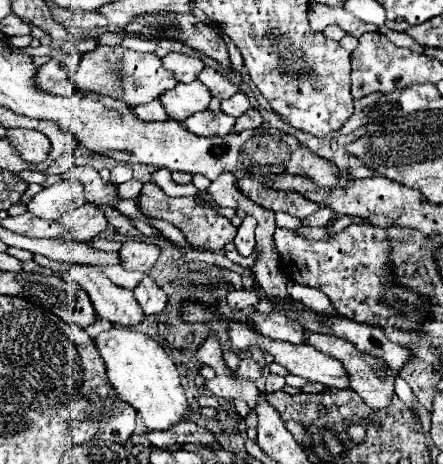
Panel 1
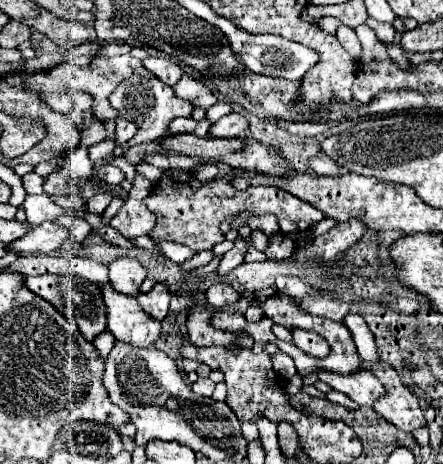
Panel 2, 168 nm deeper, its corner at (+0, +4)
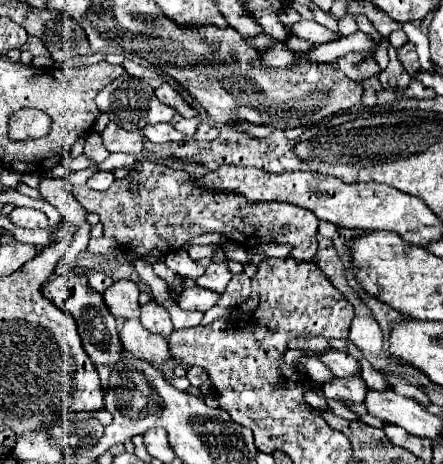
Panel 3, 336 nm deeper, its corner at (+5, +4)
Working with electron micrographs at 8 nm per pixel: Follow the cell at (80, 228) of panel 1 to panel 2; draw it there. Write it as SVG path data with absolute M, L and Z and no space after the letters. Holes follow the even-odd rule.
M48 220L40 226L34 226L28 236L22 236L20 240L12 242L8 246L8 250L12 252L18 252L18 254L48 254L52 250L58 250L62 246L62 242L66 242L70 238L68 230L54 222L54 220Z

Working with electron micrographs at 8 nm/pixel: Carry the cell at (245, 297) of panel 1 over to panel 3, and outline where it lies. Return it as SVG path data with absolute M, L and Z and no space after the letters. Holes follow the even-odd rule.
M193 286L193 288L187 288L183 290L179 296L177 296L177 306L181 310L201 310L201 312L207 312L211 306L215 306L219 300L219 294L217 292L209 292L205 288L199 288L199 286Z

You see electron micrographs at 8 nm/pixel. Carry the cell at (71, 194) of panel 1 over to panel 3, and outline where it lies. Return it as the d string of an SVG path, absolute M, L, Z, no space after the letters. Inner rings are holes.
M15 208L11 214L9 214L9 220L19 226L19 228L29 228L29 230L35 230L35 228L49 228L49 222L47 222L47 216L39 210L31 210L31 208Z

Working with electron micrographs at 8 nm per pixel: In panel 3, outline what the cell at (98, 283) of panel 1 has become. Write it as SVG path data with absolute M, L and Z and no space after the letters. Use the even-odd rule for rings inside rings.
M125 320L119 330L119 338L127 352L149 364L163 364L173 358L167 338L145 330L139 320Z

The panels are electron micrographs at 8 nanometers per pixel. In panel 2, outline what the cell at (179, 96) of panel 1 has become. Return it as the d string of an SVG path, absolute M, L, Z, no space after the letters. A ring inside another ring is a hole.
M132 76L128 80L124 80L110 96L110 104L118 110L120 116L132 120L138 124L138 132L140 128L144 128L144 136L142 136L142 144L146 140L154 142L156 138L164 136L168 132L168 124L178 118L178 116L190 116L194 110L194 104L188 104L188 100L180 100L180 96L176 96L172 92L172 88L168 84L164 84L162 80L144 80L140 76Z

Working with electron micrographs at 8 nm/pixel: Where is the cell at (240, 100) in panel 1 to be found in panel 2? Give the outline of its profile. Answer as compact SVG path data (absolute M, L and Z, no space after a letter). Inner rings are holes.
M218 102L218 104L214 104L212 108L206 110L206 118L212 120L212 122L216 122L216 120L220 120L222 116L230 114L230 112L232 112L232 104L228 104L228 102Z

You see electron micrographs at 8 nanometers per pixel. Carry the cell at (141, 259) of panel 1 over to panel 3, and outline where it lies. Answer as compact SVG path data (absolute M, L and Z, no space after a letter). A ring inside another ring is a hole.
M117 280L103 294L109 312L117 320L139 320L139 288L129 280Z

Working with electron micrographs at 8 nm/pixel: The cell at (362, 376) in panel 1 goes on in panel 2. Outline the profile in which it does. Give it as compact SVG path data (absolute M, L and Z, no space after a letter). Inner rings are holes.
M378 358L376 362L360 362L360 368L376 372L376 378L386 388L386 394L380 400L376 400L376 404L372 404L372 408L382 418L386 418L388 422L396 424L400 430L410 432L410 434L416 426L426 424L416 396L402 384L402 380L400 380L398 372L392 368L392 364Z

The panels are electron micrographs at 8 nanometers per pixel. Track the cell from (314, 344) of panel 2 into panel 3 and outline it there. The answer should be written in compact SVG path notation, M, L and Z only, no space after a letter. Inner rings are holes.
M331 350L327 354L321 356L321 362L337 376L337 378L351 378L351 376L359 376L359 364L355 362L355 358L347 352L339 352L339 350Z

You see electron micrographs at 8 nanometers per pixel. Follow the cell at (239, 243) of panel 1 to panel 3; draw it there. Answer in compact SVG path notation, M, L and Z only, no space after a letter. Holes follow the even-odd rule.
M211 262L205 270L205 274L201 278L197 278L197 286L221 294L225 290L225 286L229 284L229 280L231 280L231 272L227 270L227 262L221 262L221 264Z

